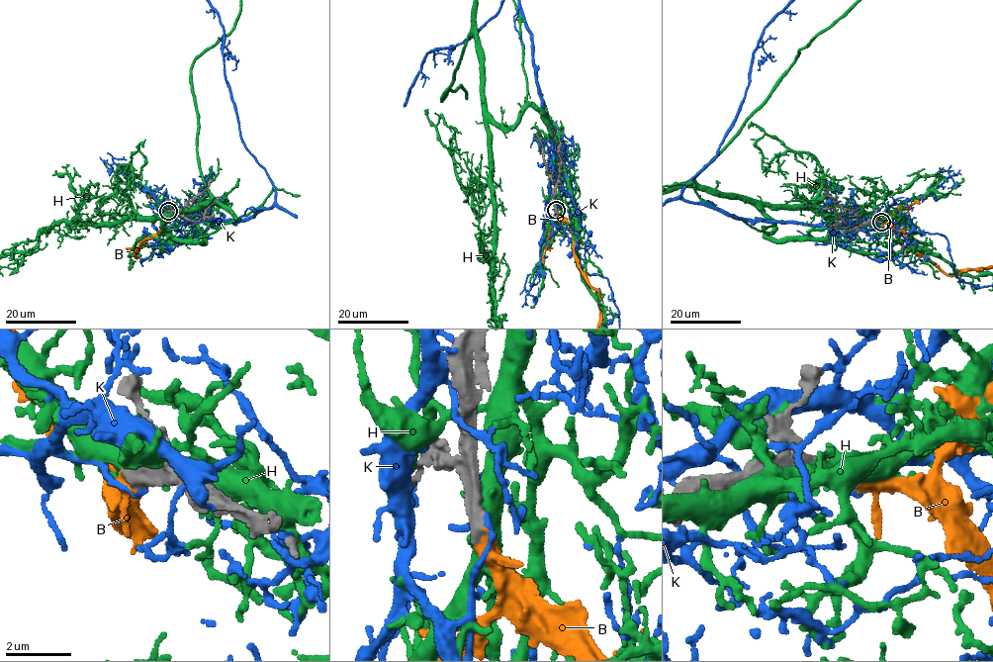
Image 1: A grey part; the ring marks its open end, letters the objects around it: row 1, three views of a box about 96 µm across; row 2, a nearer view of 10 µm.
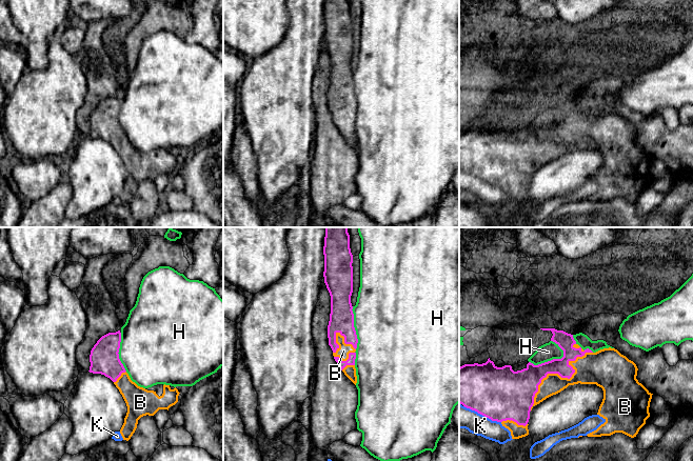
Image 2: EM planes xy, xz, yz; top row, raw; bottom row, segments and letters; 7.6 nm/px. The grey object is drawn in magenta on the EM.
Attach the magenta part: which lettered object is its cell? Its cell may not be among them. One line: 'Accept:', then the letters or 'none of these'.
Accept: B

